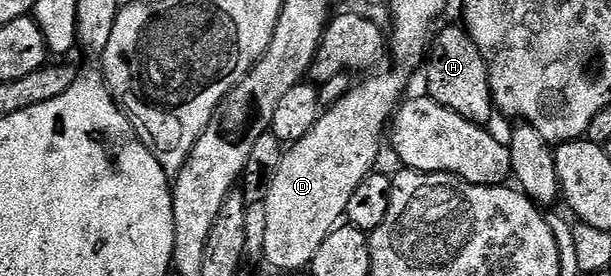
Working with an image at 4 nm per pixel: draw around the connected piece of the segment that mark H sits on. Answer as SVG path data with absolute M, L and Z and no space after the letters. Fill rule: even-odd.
M460 25L443 26L436 31L432 39L427 65L424 67L428 97L443 104L443 108L451 108L451 112L459 112L459 116L471 120L477 126L488 127L493 114L495 115L495 107L489 83L489 69L483 60L483 52L479 52L468 30Z

